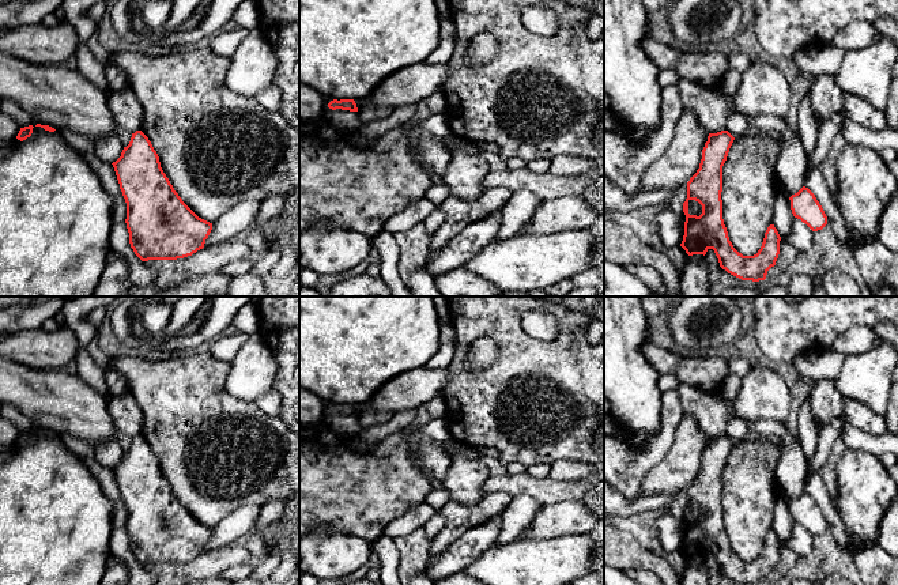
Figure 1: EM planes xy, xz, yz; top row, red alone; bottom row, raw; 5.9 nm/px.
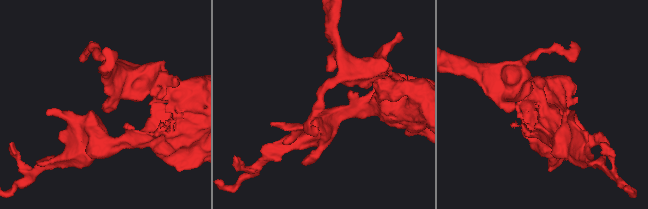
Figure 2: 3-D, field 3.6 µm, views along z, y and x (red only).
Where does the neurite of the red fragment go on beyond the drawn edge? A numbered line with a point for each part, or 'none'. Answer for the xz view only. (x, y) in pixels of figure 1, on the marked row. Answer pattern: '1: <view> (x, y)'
none

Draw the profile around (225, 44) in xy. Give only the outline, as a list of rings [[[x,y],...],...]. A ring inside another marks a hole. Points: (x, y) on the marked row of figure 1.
[[[244,27],[219,31],[212,37],[210,48],[214,53],[231,58],[231,56],[237,52],[238,46],[248,37],[248,34],[249,31]]]

